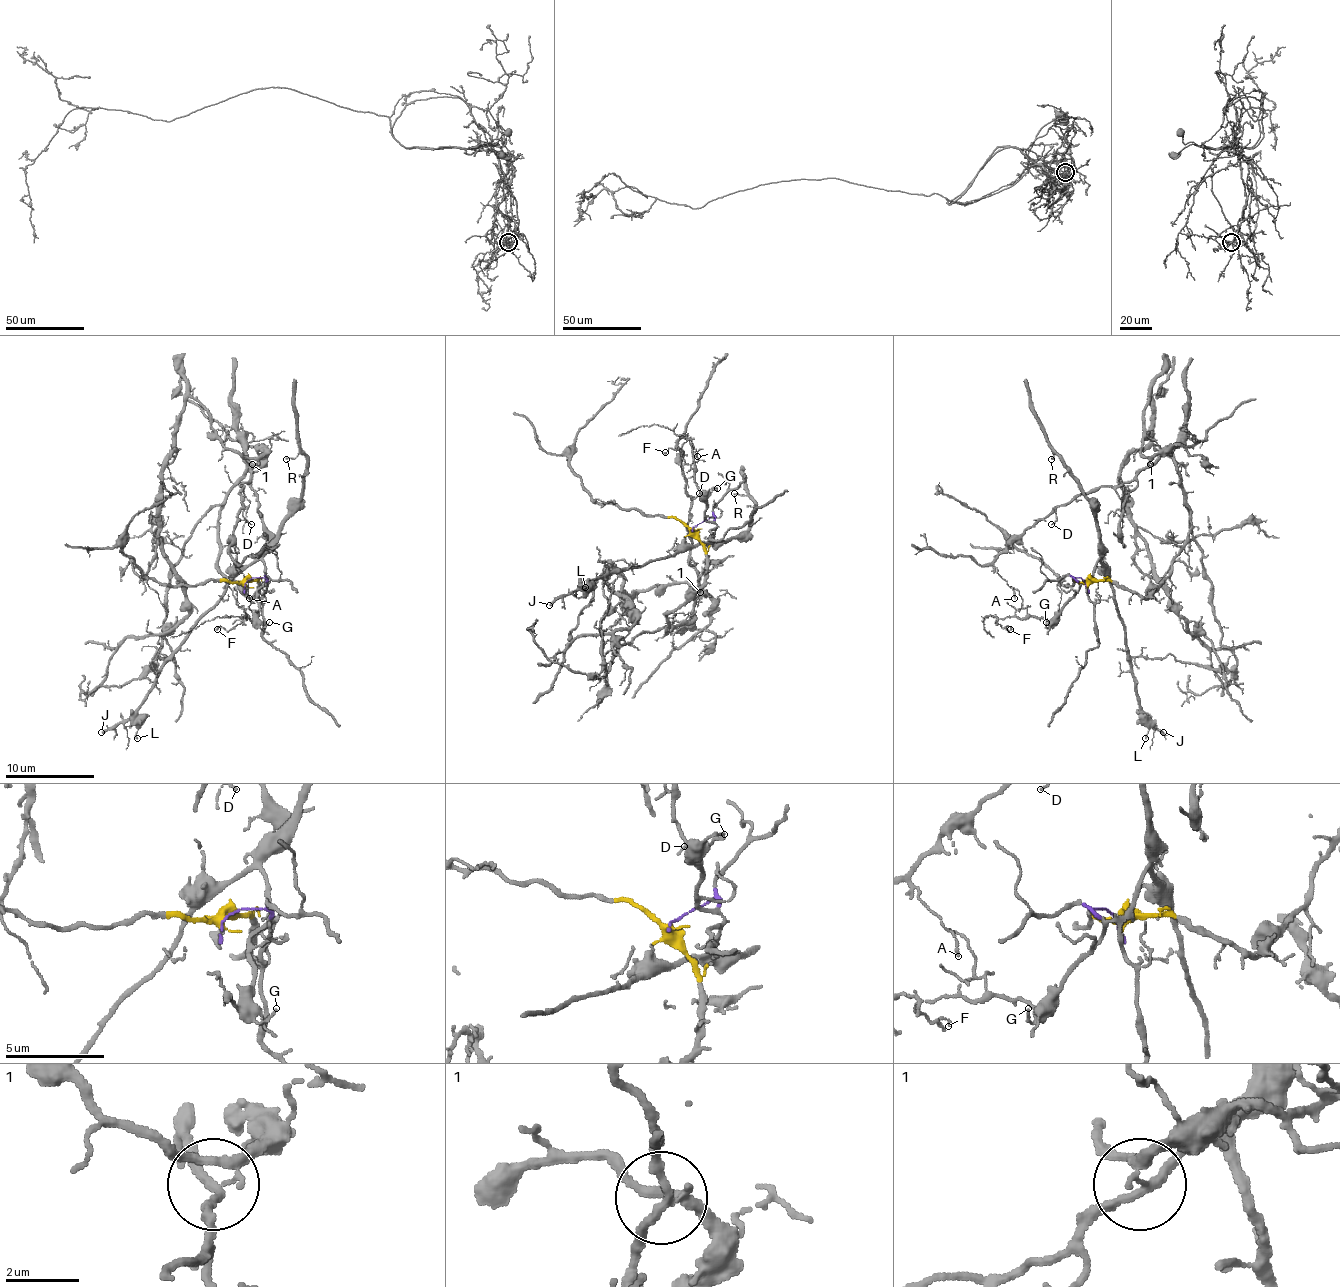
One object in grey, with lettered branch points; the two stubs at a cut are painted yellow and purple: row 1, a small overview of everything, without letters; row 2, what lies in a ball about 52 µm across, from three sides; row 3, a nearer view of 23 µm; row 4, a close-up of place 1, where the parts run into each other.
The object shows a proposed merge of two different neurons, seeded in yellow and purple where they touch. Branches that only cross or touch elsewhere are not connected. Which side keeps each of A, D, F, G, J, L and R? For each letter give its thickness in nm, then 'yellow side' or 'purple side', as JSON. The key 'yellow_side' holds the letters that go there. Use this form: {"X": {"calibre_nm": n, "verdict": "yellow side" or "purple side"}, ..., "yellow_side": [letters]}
{"A": {"calibre_nm": 100, "verdict": "yellow side"}, "D": {"calibre_nm": 80, "verdict": "yellow side"}, "F": {"calibre_nm": 110, "verdict": "purple side"}, "G": {"calibre_nm": 120, "verdict": "purple side"}, "J": {"calibre_nm": 150, "verdict": "purple side"}, "L": {"calibre_nm": 110, "verdict": "purple side"}, "R": {"calibre_nm": 80, "verdict": "purple side"}, "yellow_side": ["A", "D"]}

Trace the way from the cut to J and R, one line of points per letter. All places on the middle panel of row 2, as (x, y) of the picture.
J: (693, 528), (713, 517), (715, 526), (709, 539), (680, 552), (584, 581), (549, 606)
R: (693, 528), (711, 517), (715, 524), (711, 541), (744, 532), (755, 504), (733, 493)

